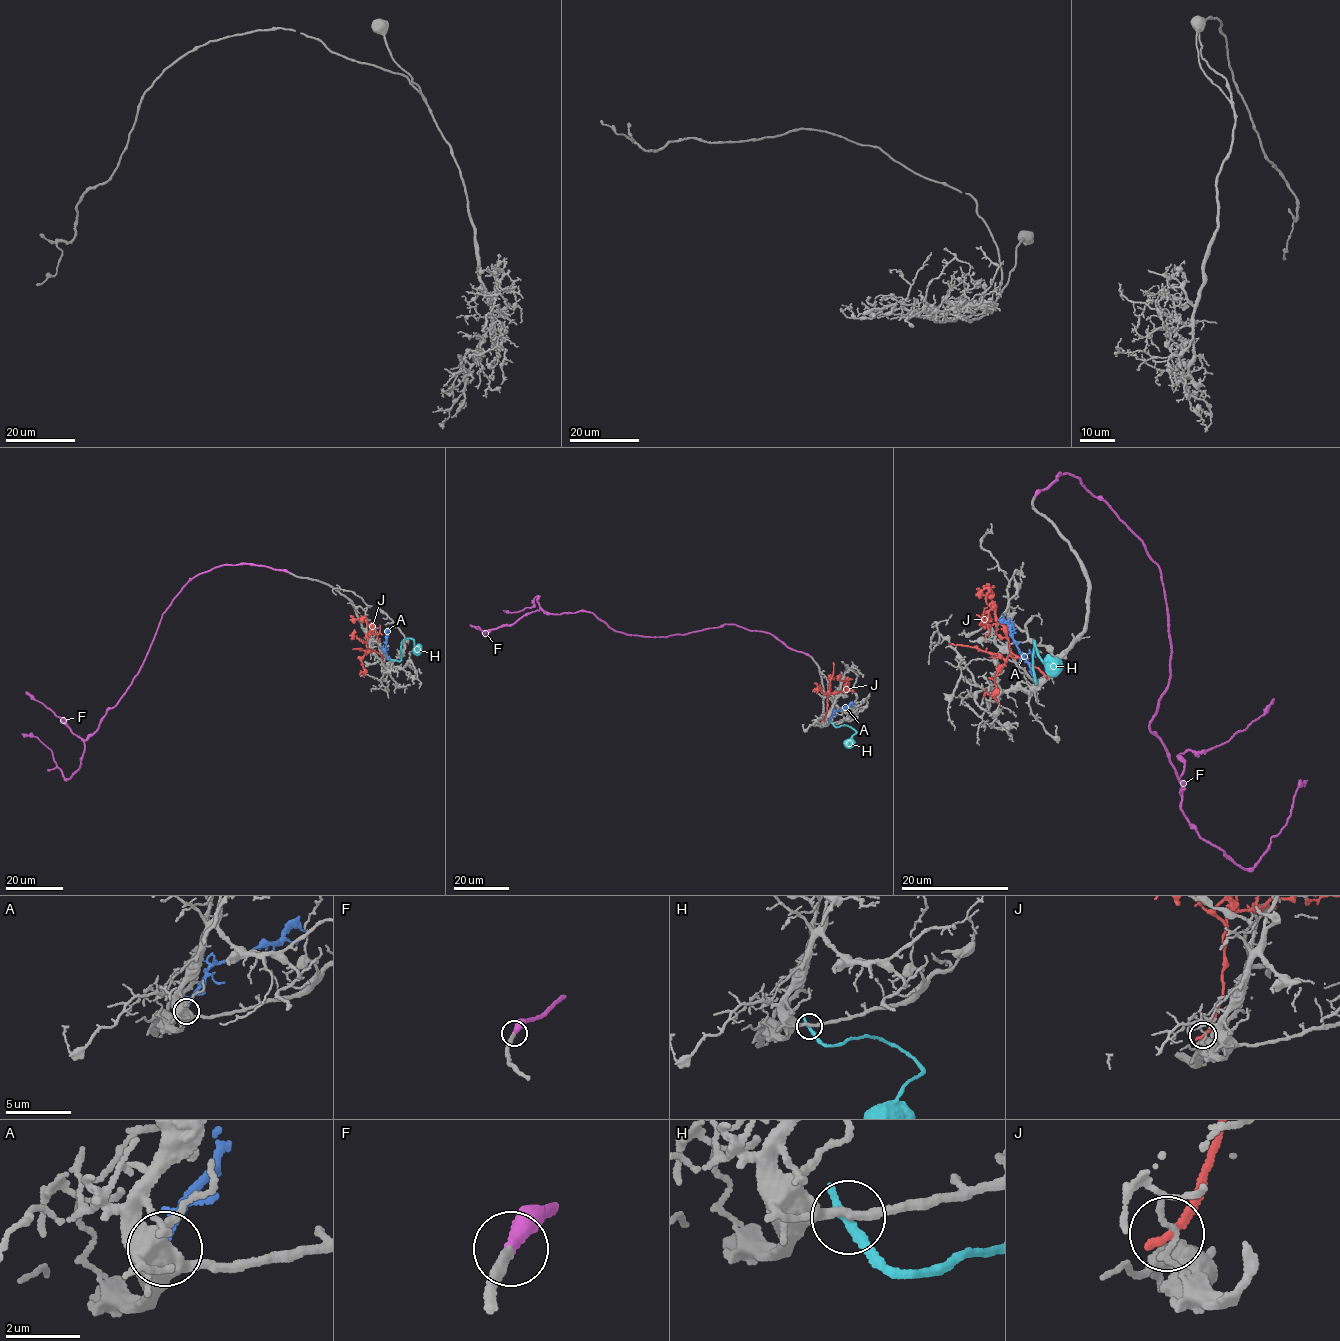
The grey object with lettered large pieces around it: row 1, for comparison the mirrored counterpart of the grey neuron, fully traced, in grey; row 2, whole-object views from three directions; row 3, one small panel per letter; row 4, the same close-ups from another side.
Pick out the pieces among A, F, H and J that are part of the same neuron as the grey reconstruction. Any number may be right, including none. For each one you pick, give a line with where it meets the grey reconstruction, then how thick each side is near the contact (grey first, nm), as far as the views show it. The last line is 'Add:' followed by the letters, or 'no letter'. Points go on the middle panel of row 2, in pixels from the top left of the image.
A: Touches grey at (828, 721). Thickness 460 nm (grey) against 200 nm
F: Touches grey at (809, 655). Thickness 280 nm (grey) against 360 nm
Add: A, F

